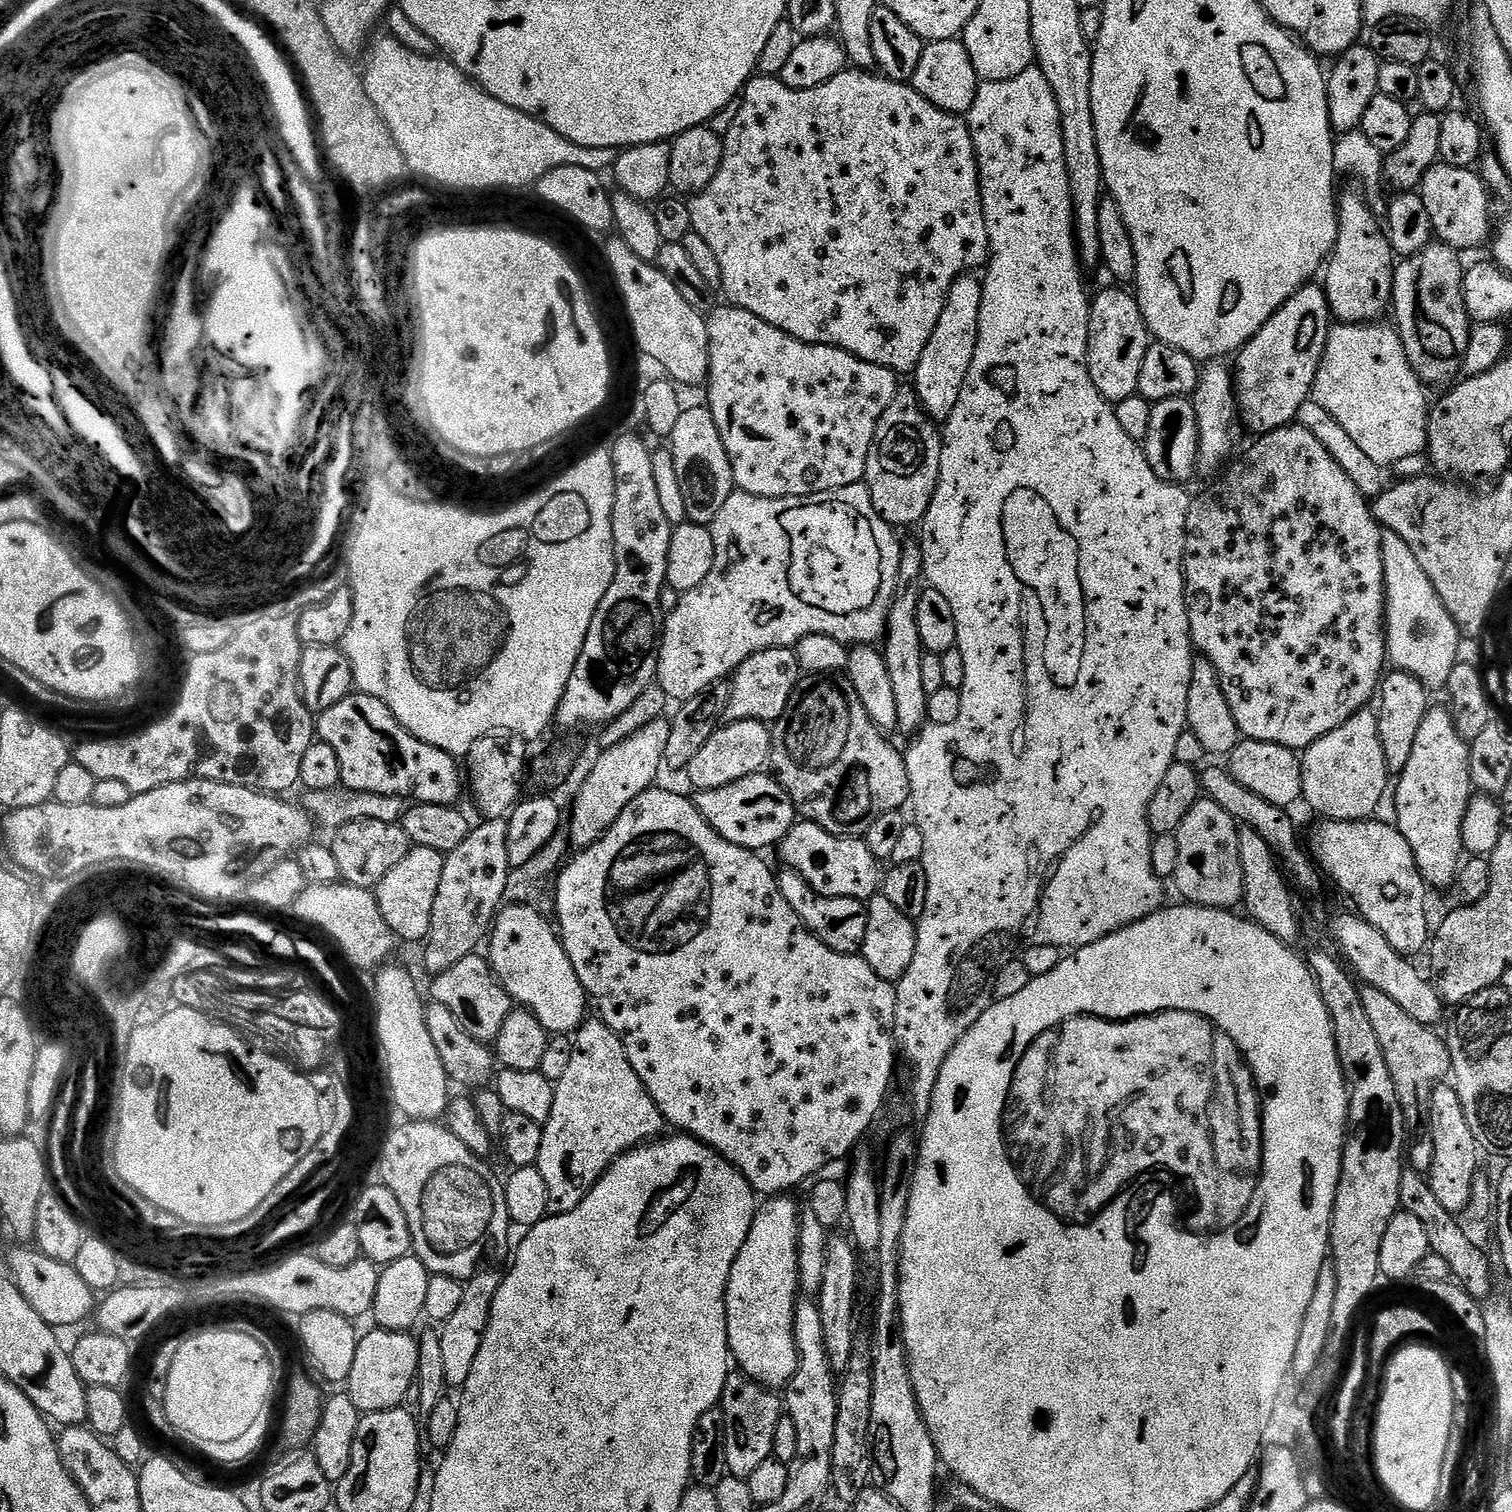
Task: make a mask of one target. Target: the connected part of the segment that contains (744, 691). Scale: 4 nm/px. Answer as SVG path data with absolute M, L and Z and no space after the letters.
M791 648L762 650L742 662L731 677L732 693L726 696L726 716L734 720L775 722L784 715L793 692L801 683L802 673L795 651Z

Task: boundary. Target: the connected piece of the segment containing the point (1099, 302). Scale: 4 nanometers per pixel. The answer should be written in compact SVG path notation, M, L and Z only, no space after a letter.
M1127 287L1104 288L1091 297L1092 317L1088 327L1088 369L1094 386L1109 404L1121 404L1126 398L1137 395L1138 376L1142 374L1142 361L1150 343L1148 323L1135 295Z

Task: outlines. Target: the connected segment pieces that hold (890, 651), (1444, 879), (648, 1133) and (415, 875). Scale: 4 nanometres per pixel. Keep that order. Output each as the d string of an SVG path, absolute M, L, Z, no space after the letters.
M908 588L899 593L889 612L886 637L882 642L884 660L890 670L890 682L894 682L894 698L898 705L896 728L904 731L908 738L924 731L929 723L928 691L922 684L922 662L925 658L922 634L918 630L916 608L919 606L920 592Z
M1436 706L1429 707L1427 714L1422 718L1422 726L1418 726L1418 738L1414 738L1414 751L1410 753L1410 762L1406 762L1406 770L1402 770L1398 774L1397 782L1394 784L1394 792L1396 788L1396 818L1394 824L1400 829L1400 832L1405 836L1413 854L1416 858L1417 866L1420 868L1421 876L1424 879L1429 889L1448 888L1457 883L1458 873L1462 867L1462 853L1464 852L1464 843L1462 842L1462 822L1466 818L1466 810L1468 803L1472 800L1474 789L1472 787L1472 750L1469 741L1458 730L1456 719L1452 716L1452 709L1448 706L1444 708L1436 708Z
M585 1019L574 1033L570 1067L560 1080L555 1081L554 1110L550 1110L550 1118L542 1125L542 1150L535 1163L542 1178L546 1178L546 1186L550 1186L555 1207L560 1210L575 1205L582 1193L591 1192L619 1156L631 1148L657 1139L663 1133L660 1131L666 1128L664 1116L658 1110L654 1098L650 1098L626 1054L624 1039L603 1019L592 1019Z
M409 847L406 858L386 874L376 885L376 901L390 926L401 941L427 941L434 914L434 898L438 898L438 886L442 883L445 853L429 848Z

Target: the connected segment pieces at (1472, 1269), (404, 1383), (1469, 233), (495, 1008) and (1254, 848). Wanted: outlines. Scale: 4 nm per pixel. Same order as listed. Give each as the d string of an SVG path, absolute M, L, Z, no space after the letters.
M1411 1166L1405 1167L1400 1187L1400 1203L1403 1211L1413 1212L1426 1226L1429 1249L1446 1258L1451 1268L1451 1275L1473 1296L1487 1297L1491 1293L1488 1291L1492 1288L1492 1264L1488 1261L1487 1254L1468 1237L1467 1230L1456 1221L1459 1220L1457 1213L1446 1210L1446 1206L1438 1202L1434 1190L1428 1185L1425 1173Z
M377 1327L376 1332L368 1332L359 1337L356 1353L354 1354L354 1366L350 1370L346 1381L347 1395L360 1407L361 1413L381 1412L391 1408L401 1407L405 1403L408 1391L413 1391L418 1380L420 1370L420 1345L417 1337L408 1332L392 1332L389 1328Z
M1438 162L1422 178L1418 191L1422 202L1426 202L1426 208L1430 210L1432 229L1439 243L1465 250L1476 248L1484 239L1484 243L1489 239L1494 216L1488 213L1490 189L1479 171Z
M473 954L462 958L450 970L435 973L433 980L431 999L453 1012L471 1036L485 1042L495 1042L500 1037L506 1018L514 1010L514 1001L485 957L483 960L480 954Z
M1247 826L1240 830L1240 853L1244 866L1244 898L1243 907L1248 907L1247 915L1270 930L1279 940L1285 942L1296 942L1292 940L1301 939L1302 916L1296 913L1296 900L1292 897L1293 889L1290 880L1282 871L1282 864L1277 853L1272 851L1266 838L1258 834L1255 828Z

